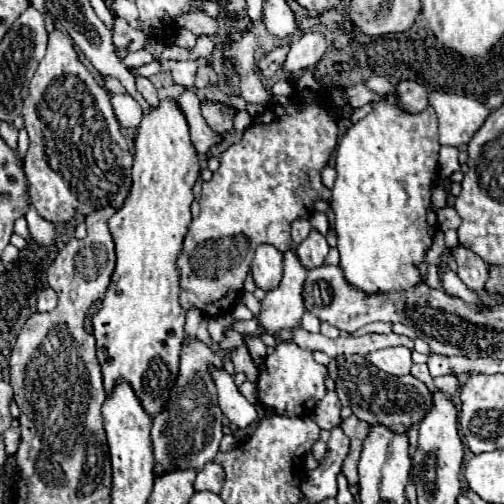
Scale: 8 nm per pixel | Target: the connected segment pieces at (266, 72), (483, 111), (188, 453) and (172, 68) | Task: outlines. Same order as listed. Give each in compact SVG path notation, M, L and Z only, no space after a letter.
M285 44L285 46L277 46L273 52L269 52L263 60L259 60L259 70L261 70L261 74L263 76L273 76L281 66L283 66L283 62L285 62L285 58L287 58L287 52L289 52L289 46Z
M431 92L429 104L435 108L439 118L439 142L443 146L469 144L473 134L481 128L489 116L489 108L481 102L471 102L467 96Z
M191 336L185 338L173 392L169 394L165 408L161 408L161 412L157 412L157 416L153 418L151 440L155 456L155 476L185 468L201 470L205 464L213 462L221 440L221 408L217 404L217 388L213 384L211 370L223 368L225 360L231 360L231 350L213 352L203 340Z
M206 57L187 61L161 61L163 70L165 72L169 72L177 84L185 84L187 88L193 88L193 82L195 82L195 72L197 72L197 68L206 64L209 64Z

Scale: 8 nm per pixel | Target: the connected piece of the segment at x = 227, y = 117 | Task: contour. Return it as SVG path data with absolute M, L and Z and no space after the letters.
M203 100L201 102L201 114L203 114L207 126L223 138L233 130L235 112L237 110L233 106L227 106L223 102L213 102L213 100Z

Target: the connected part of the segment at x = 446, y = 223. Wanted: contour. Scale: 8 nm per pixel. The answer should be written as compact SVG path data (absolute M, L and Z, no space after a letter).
M445 206L445 208L437 210L437 220L439 220L441 230L449 230L449 228L457 230L457 228L459 228L459 224L461 224L461 218L457 216L455 208L449 208L449 206Z

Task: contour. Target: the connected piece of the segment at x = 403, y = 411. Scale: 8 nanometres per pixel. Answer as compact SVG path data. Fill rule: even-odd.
M337 356L335 364L331 360L329 376L335 382L335 392L343 406L349 406L359 420L367 424L385 424L393 432L409 432L413 424L419 424L425 418L425 412L433 408L433 398L427 386L413 374L389 376L377 366L369 364L365 356Z

